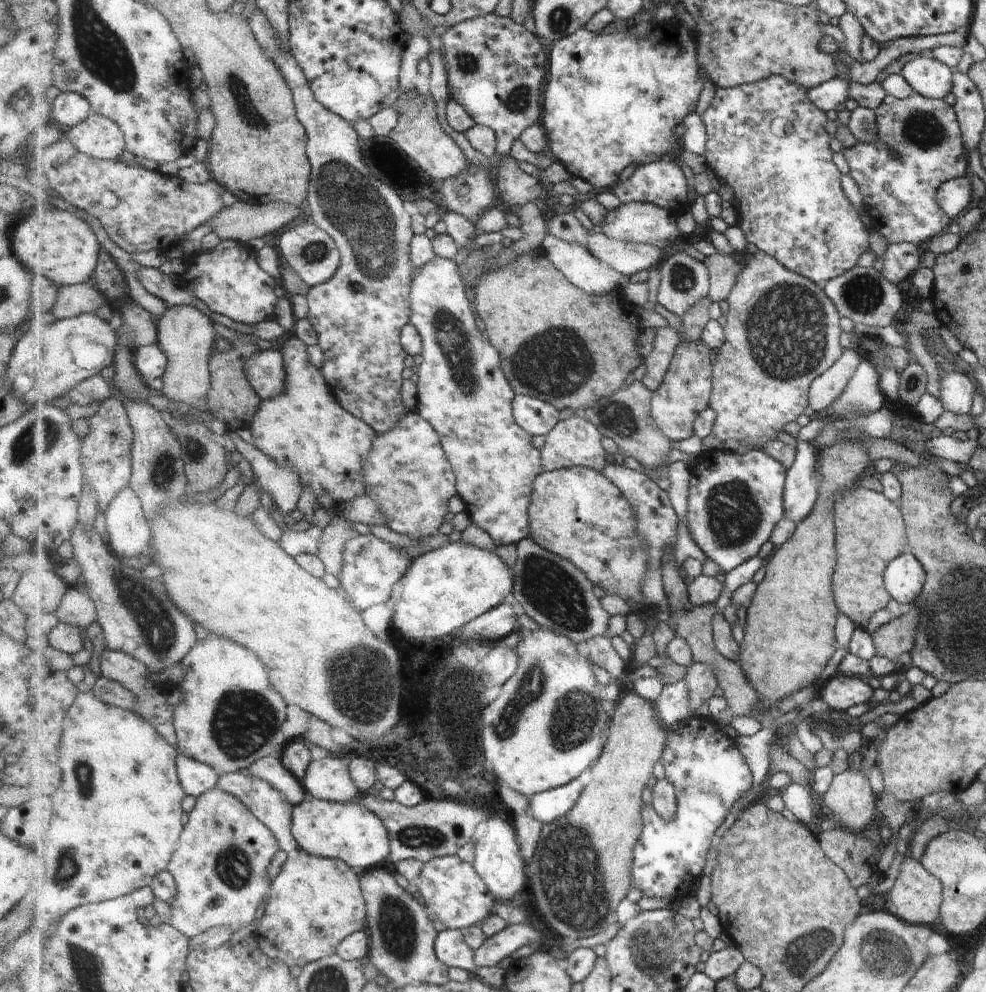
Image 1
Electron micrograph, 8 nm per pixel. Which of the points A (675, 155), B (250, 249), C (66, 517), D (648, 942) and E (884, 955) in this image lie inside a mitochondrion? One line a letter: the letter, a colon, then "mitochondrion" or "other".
A: other
B: other
C: other
D: mitochondrion
E: mitochondrion

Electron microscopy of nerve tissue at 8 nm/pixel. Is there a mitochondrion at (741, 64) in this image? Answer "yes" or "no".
yes

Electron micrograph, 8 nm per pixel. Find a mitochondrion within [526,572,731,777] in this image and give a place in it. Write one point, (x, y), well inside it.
(575, 720)

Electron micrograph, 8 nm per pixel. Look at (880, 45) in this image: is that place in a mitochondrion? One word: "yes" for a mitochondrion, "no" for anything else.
no

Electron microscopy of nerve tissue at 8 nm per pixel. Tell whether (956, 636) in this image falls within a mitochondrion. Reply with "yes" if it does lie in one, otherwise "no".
yes

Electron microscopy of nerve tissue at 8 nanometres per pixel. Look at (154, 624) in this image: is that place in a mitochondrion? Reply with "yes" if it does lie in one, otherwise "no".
yes

